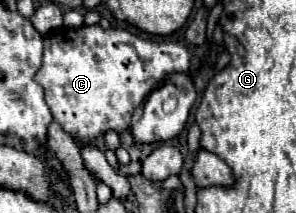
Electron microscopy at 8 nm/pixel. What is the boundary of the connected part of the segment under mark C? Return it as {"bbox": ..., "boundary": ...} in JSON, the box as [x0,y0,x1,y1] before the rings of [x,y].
{"bbox":[36,25,192,143],"boundary":[[[100,25],[80,27],[80,29],[62,29],[54,35],[44,37],[44,59],[42,67],[36,73],[36,83],[42,85],[46,91],[48,107],[56,123],[60,123],[74,139],[82,143],[90,143],[98,135],[104,135],[108,129],[122,133],[130,127],[132,111],[144,103],[150,91],[156,89],[170,73],[176,71],[190,71],[192,51],[184,43],[172,41],[150,41],[140,39],[124,29],[102,29]]]}

